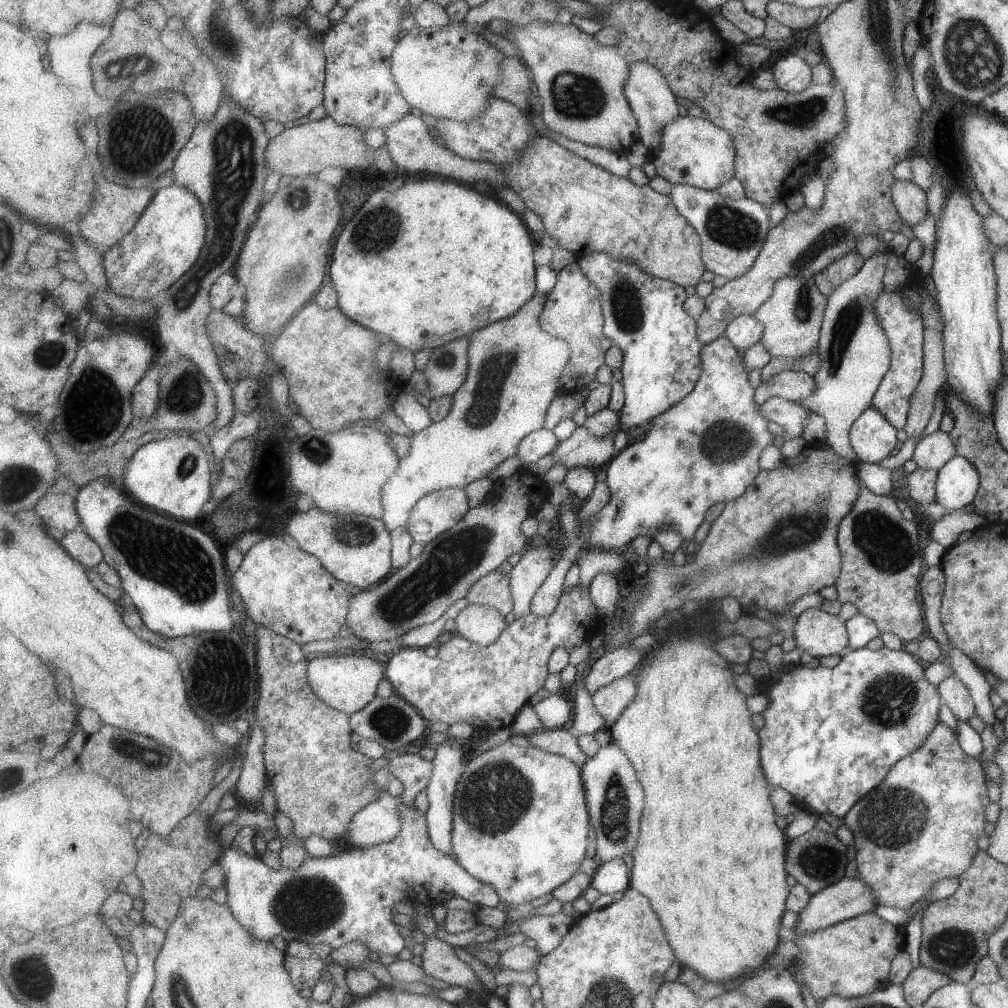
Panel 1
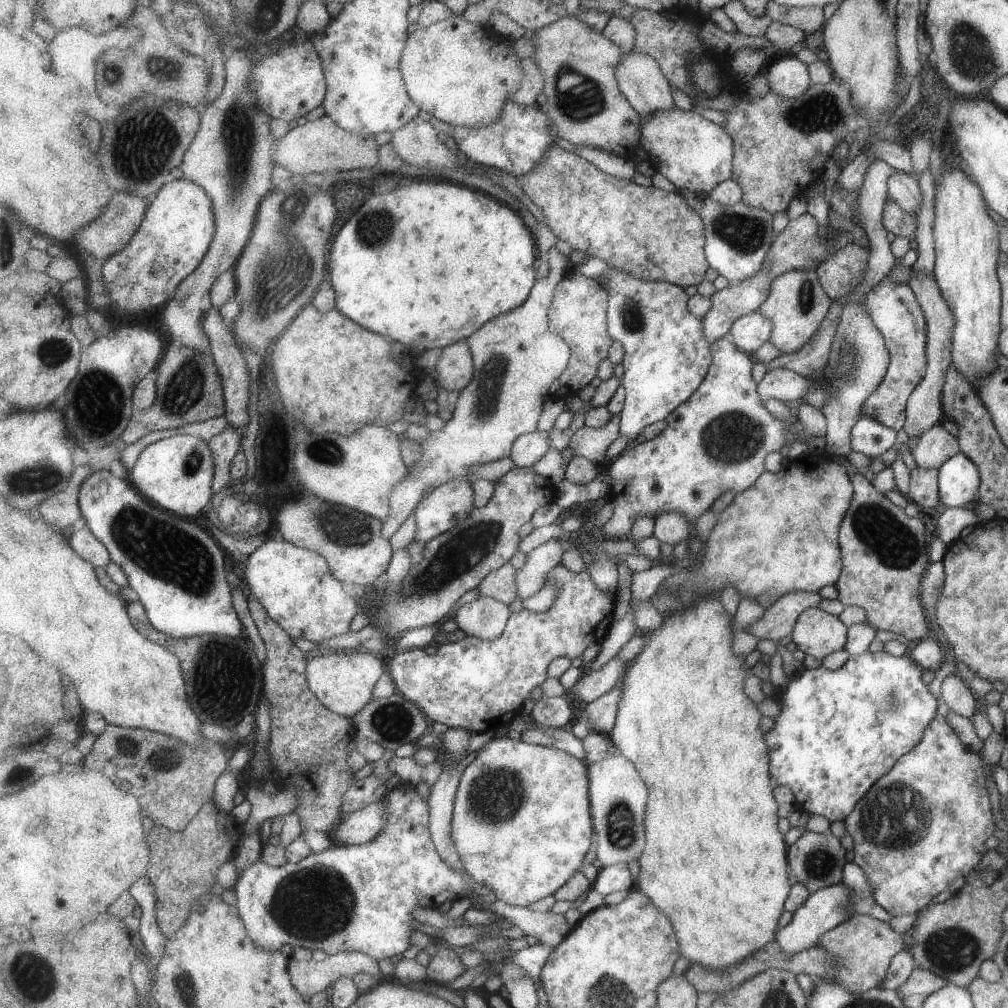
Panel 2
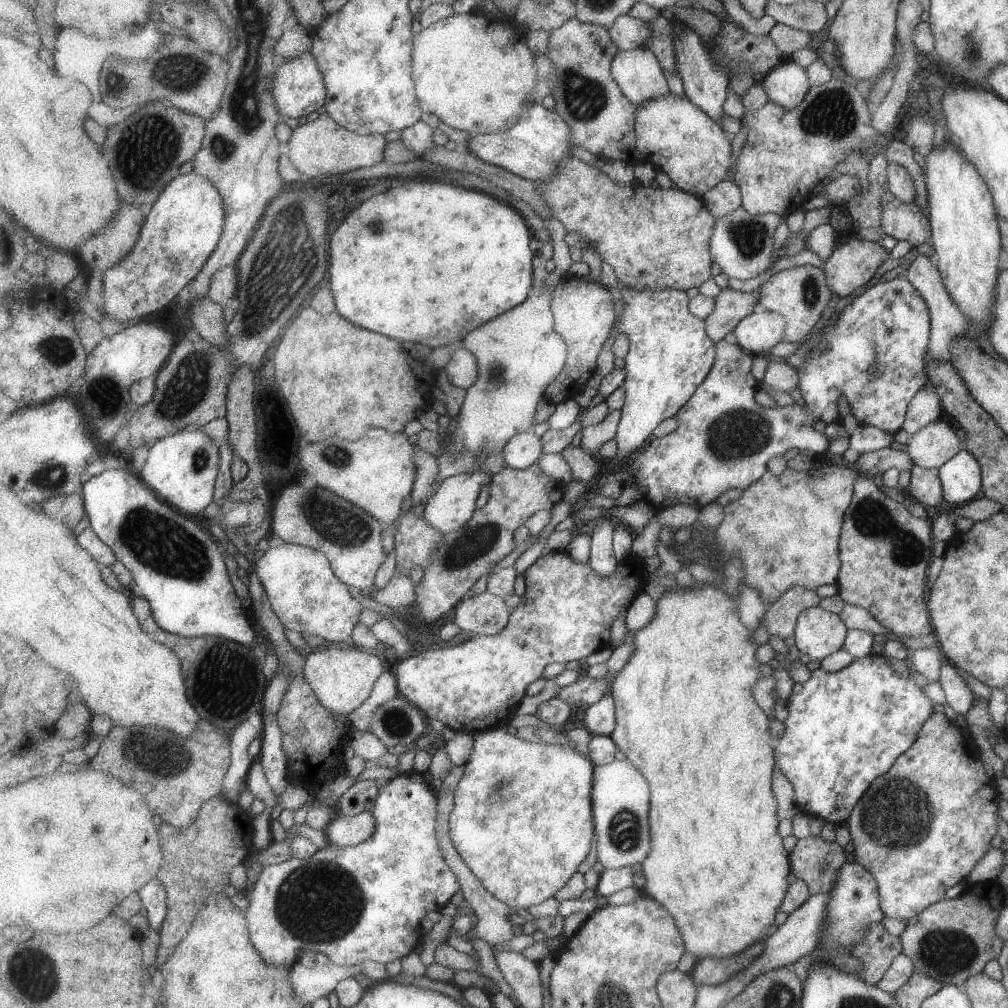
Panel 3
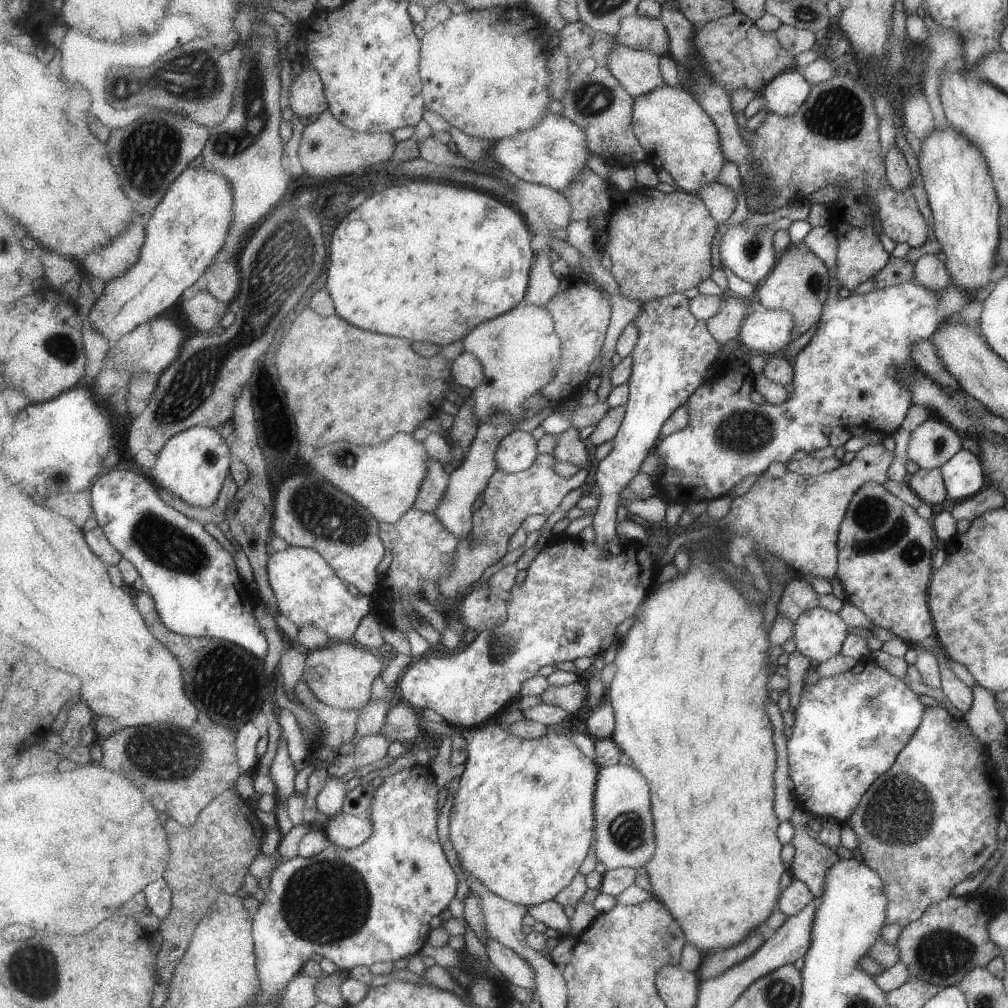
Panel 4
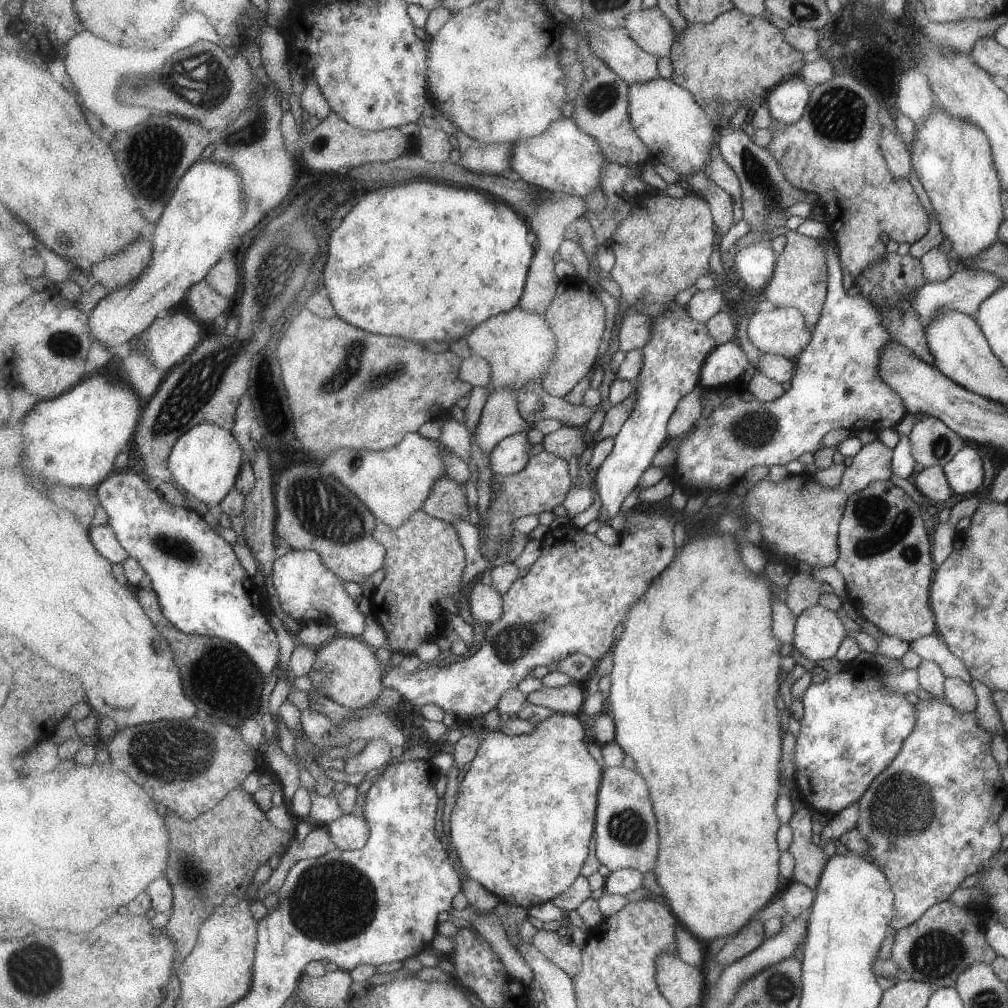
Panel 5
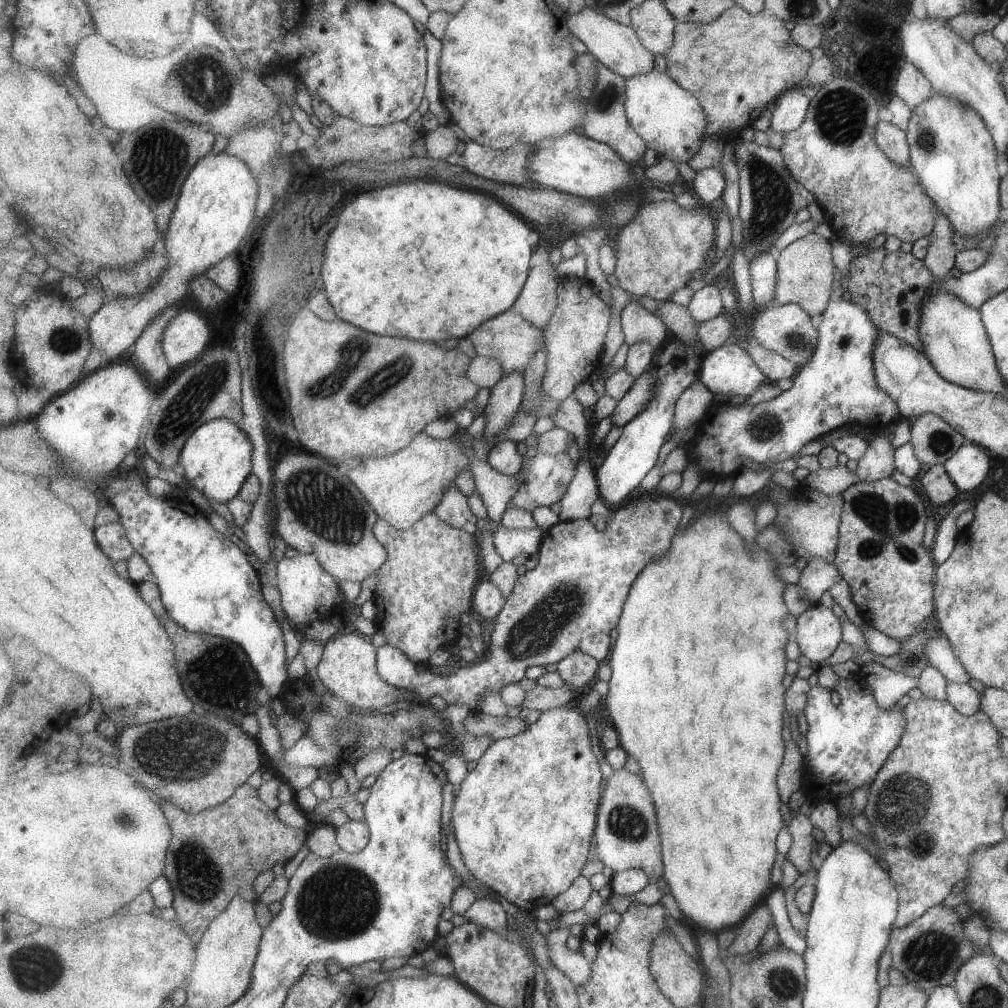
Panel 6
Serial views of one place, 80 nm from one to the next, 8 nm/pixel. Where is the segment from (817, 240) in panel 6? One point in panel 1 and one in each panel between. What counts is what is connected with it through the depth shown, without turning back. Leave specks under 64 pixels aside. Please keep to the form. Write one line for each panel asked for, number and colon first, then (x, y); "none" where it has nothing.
1: (792, 317)
2: (797, 304)
3: (799, 293)
4: (798, 283)
5: (800, 279)

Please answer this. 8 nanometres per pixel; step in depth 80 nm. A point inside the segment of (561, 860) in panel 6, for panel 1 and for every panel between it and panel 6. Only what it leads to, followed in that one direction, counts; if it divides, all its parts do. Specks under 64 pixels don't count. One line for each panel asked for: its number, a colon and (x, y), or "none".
1: (539, 798)
2: (523, 824)
3: (523, 820)
4: (523, 819)
5: (502, 828)

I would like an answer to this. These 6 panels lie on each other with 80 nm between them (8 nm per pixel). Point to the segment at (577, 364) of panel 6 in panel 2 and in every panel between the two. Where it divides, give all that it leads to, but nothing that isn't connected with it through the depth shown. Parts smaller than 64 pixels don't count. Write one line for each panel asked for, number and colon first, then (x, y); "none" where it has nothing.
2: (579, 312)
3: (585, 312)
4: (582, 314)
5: (577, 316)

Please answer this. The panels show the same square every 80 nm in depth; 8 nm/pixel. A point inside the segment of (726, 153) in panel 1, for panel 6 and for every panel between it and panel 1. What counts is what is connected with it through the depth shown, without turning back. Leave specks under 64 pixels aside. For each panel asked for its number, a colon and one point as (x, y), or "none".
2: (696, 154)
3: (674, 134)
4: (679, 135)
5: (679, 131)
6: (671, 119)

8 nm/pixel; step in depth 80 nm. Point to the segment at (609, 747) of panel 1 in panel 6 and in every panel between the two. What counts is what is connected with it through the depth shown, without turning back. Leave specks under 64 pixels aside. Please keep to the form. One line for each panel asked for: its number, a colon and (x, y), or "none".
2: (618, 794)
3: (621, 795)
4: (624, 817)
5: (626, 835)
6: (627, 835)

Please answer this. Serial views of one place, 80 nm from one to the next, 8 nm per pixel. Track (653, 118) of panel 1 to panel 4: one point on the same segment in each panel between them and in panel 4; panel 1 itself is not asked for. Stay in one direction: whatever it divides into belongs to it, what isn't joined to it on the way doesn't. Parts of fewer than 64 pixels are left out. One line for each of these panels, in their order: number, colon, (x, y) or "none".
2: (640, 76)
3: (639, 71)
4: (639, 70)

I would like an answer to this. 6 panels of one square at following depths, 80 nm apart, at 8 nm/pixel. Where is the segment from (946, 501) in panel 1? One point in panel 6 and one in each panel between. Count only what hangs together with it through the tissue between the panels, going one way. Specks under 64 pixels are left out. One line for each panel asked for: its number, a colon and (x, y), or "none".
2: (958, 479)
3: (959, 477)
4: (962, 477)
5: (964, 473)
6: (968, 466)

